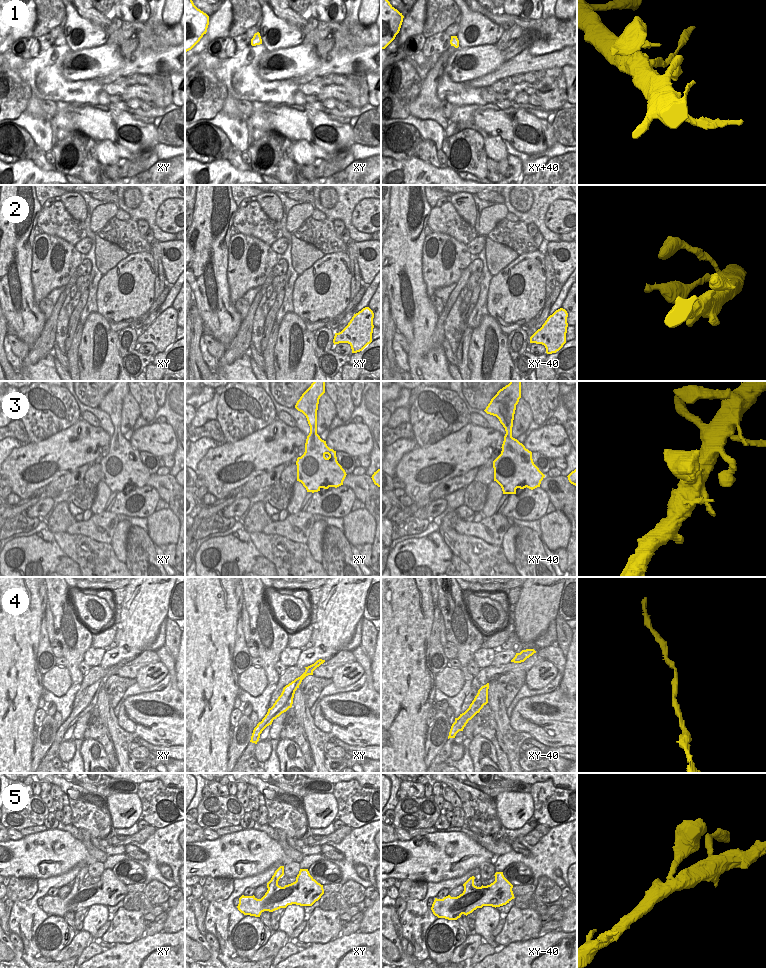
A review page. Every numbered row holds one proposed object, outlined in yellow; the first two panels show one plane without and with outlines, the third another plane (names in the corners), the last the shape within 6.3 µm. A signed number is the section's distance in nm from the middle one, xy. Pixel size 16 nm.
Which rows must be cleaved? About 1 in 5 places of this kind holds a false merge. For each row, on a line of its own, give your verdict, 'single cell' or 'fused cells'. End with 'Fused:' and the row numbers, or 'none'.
1: fused cells
2: single cell
3: single cell
4: single cell
5: single cell
Fused: 1

